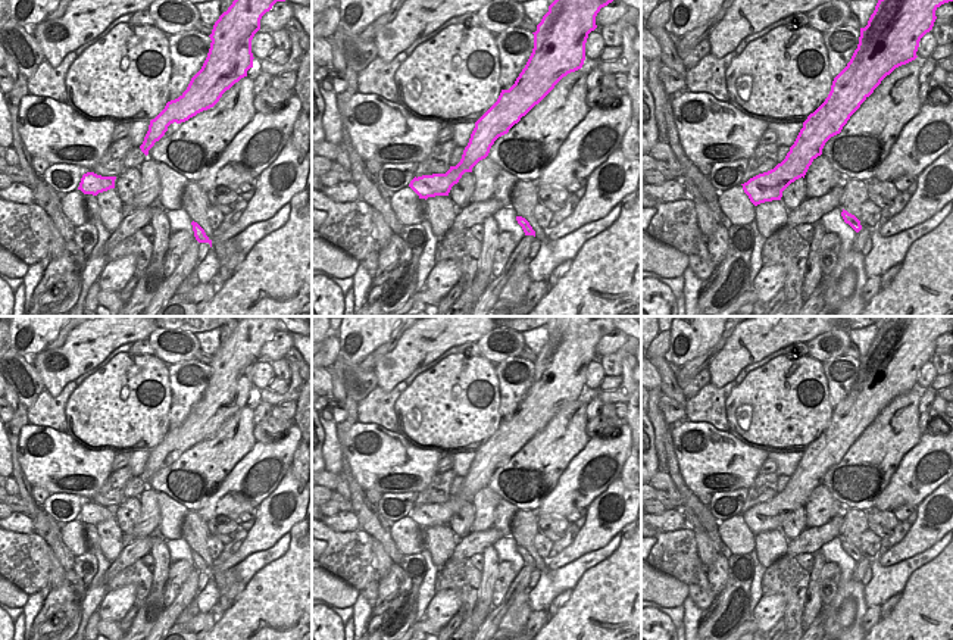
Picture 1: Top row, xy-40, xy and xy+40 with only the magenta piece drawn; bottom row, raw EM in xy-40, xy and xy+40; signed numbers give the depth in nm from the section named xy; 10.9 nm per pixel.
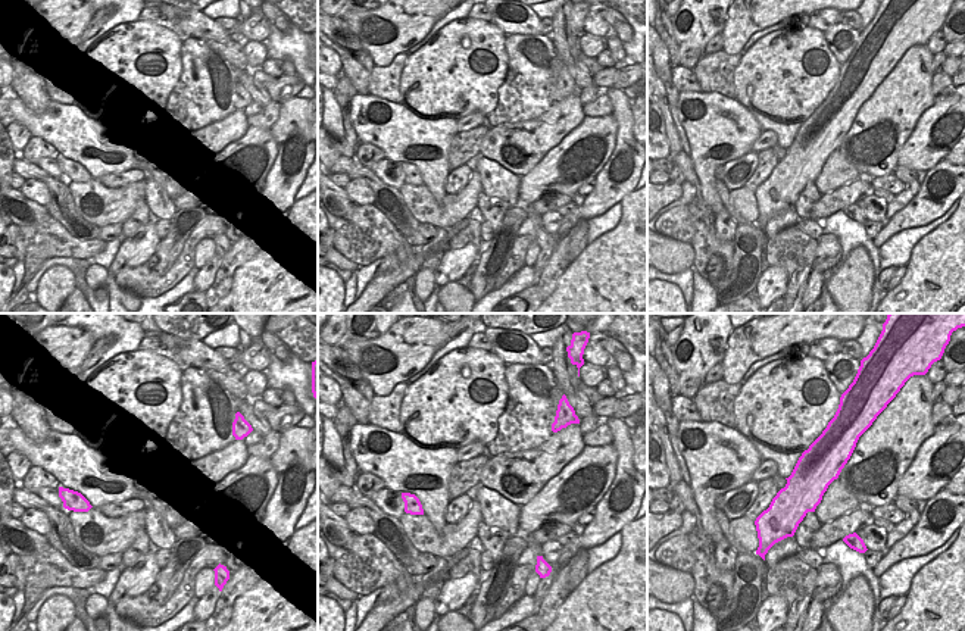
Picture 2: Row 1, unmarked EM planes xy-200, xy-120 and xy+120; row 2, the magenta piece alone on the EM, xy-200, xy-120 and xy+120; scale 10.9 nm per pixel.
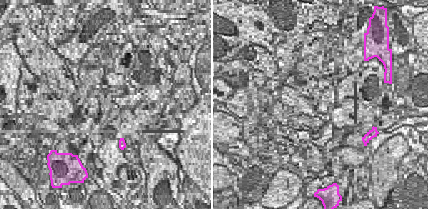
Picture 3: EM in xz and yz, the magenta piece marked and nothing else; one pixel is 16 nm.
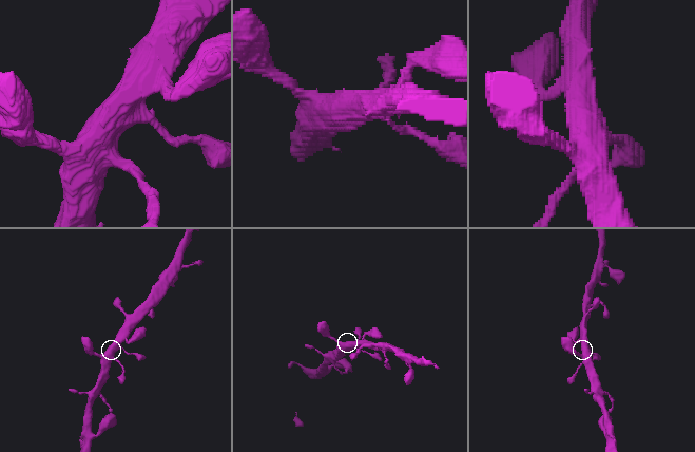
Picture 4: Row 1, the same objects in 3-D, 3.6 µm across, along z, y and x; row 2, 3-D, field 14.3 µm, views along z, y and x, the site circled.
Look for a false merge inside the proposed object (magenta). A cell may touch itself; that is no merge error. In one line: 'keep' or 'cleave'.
keep

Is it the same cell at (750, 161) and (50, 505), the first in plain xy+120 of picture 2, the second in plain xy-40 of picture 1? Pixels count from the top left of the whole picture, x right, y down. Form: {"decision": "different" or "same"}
{"decision": "same"}

